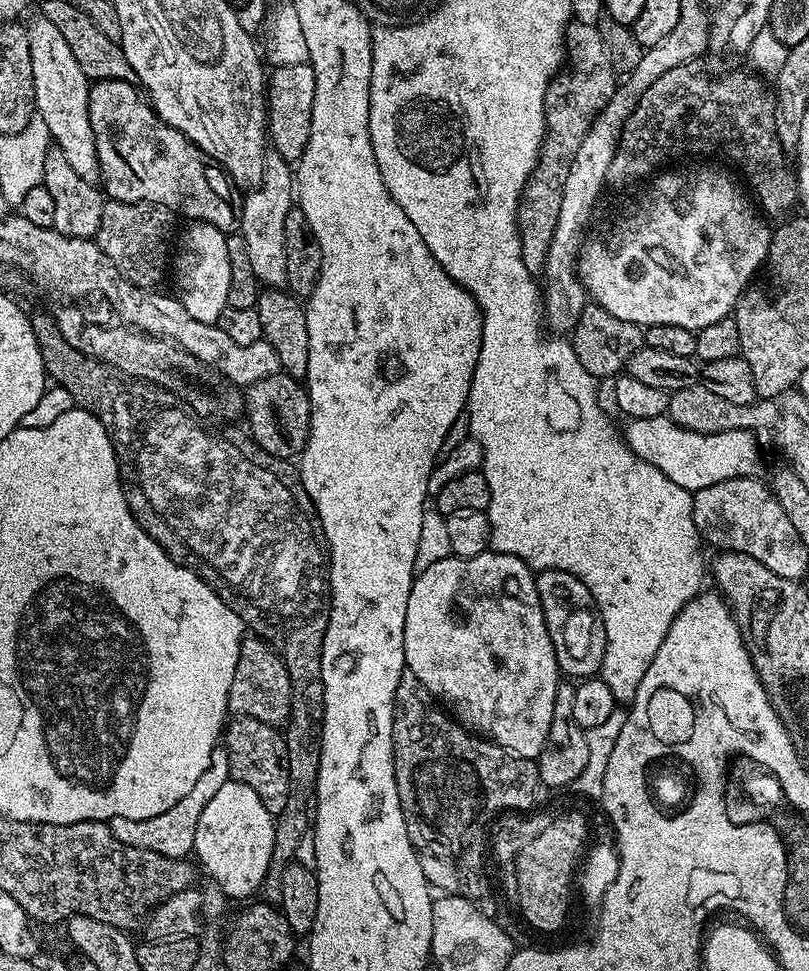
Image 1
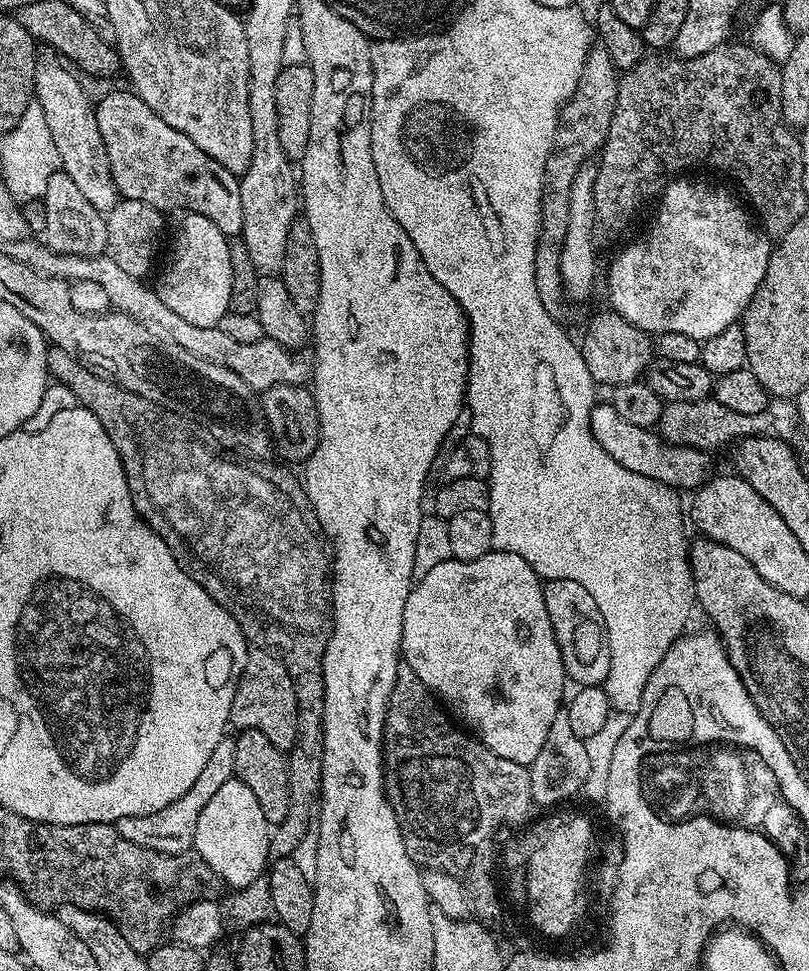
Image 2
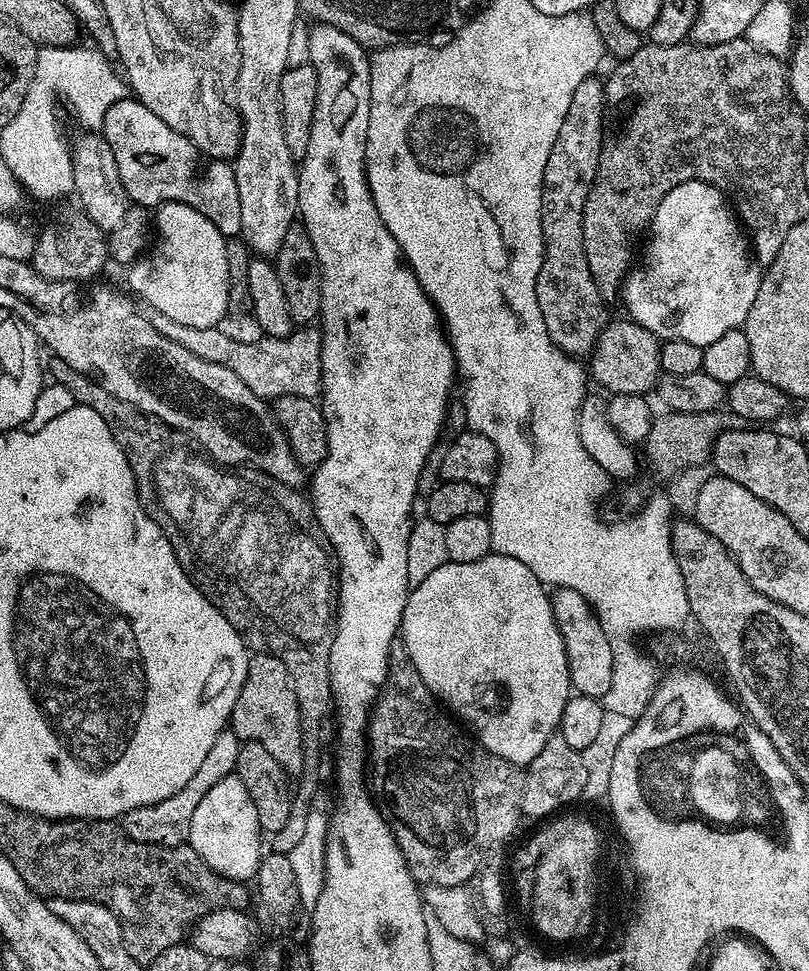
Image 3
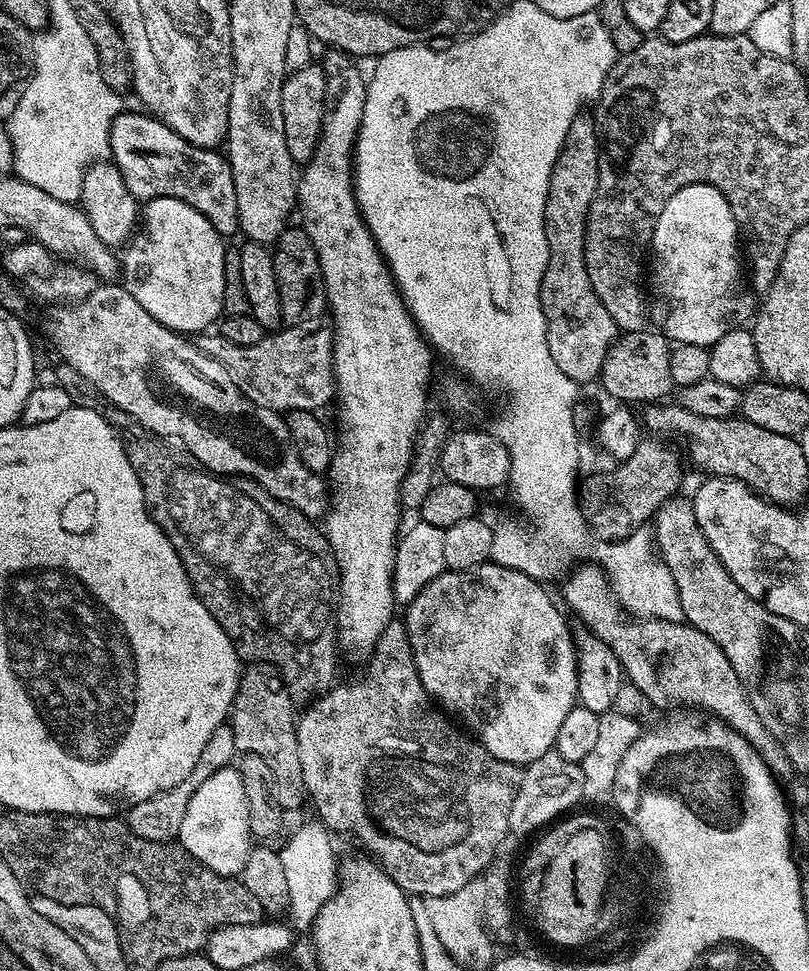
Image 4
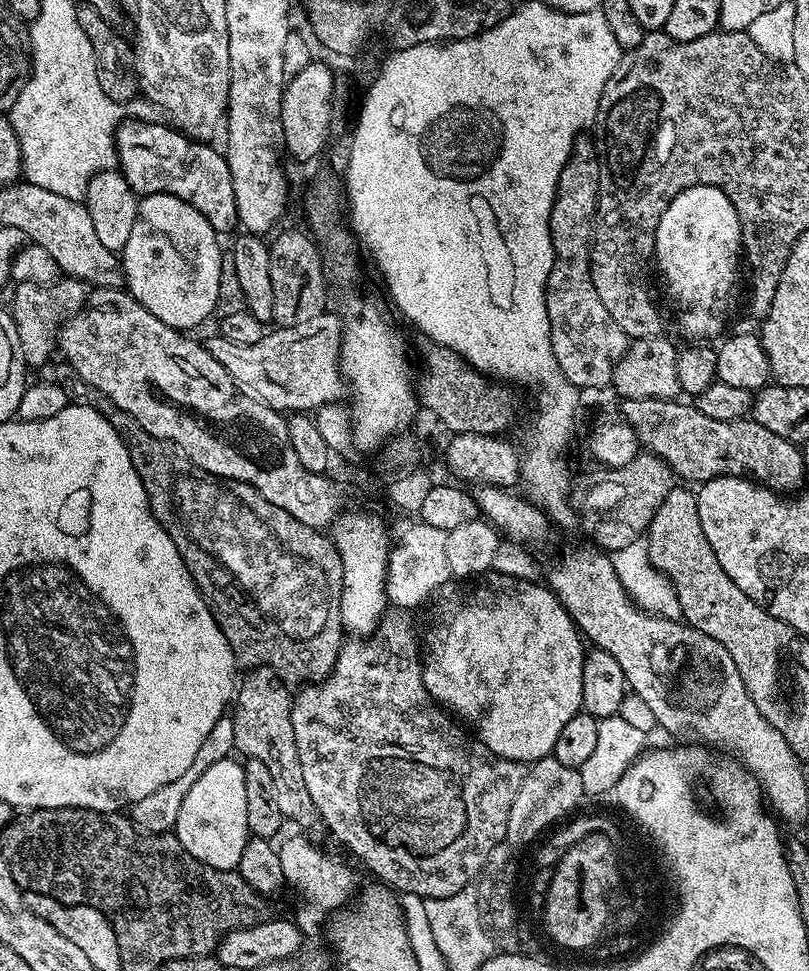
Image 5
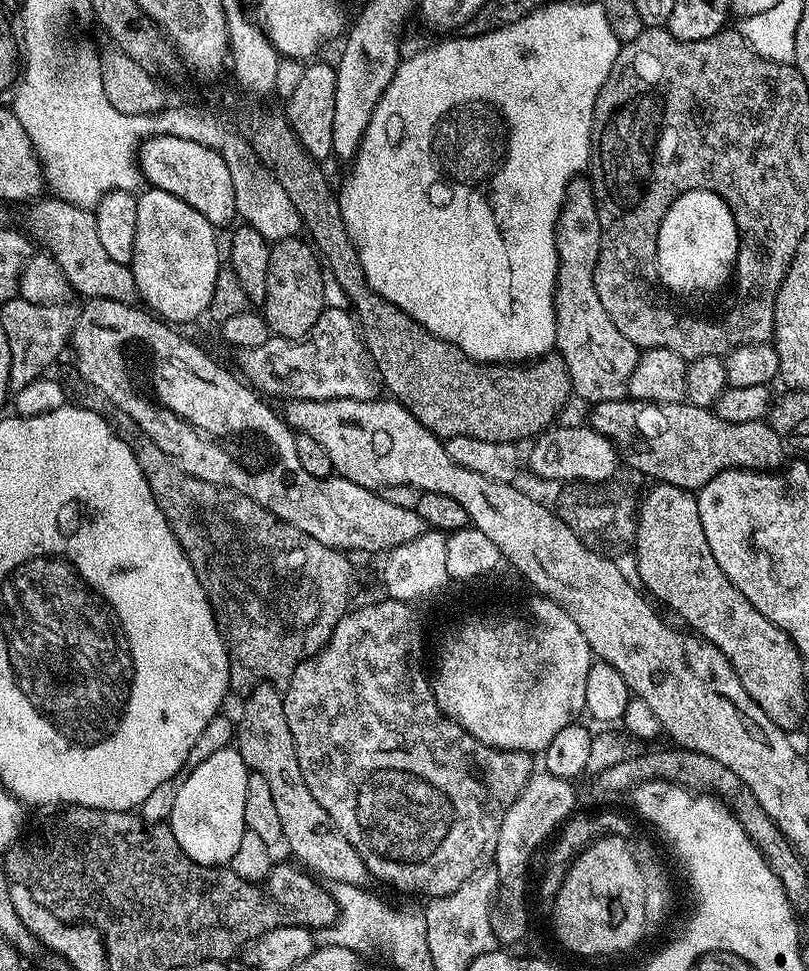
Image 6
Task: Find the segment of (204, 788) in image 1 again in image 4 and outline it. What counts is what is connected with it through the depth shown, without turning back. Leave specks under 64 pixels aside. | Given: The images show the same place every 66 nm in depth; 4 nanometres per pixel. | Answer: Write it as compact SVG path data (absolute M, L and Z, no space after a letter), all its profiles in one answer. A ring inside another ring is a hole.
M221 726L218 730L214 730L214 734L210 734L210 742L206 742L202 754L198 754L194 770L190 770L190 774L186 774L186 778L178 782L178 786L159 792L154 798L146 798L146 802L138 802L127 809L126 823L129 830L138 834L138 838L146 838L150 842L175 841L182 830L182 817L186 815L186 806L190 806L190 798L194 798L194 790L198 790L198 786L202 786L202 782L206 782L210 774L218 774L218 770L229 767L237 756L231 727Z

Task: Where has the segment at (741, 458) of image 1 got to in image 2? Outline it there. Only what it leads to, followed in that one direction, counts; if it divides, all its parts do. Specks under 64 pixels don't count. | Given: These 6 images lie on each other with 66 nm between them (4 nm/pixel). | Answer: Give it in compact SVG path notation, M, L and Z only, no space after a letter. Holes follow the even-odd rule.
M597 402L592 405L590 430L598 446L602 446L602 450L606 450L606 454L610 454L614 462L618 462L626 470L634 470L634 474L649 476L658 482L670 485L671 488L695 490L705 483L709 475L708 458L710 456L707 451L702 448L670 444L661 439L651 428L634 426L626 422L626 418L622 418L618 410L614 410L611 402L604 402L604 404Z

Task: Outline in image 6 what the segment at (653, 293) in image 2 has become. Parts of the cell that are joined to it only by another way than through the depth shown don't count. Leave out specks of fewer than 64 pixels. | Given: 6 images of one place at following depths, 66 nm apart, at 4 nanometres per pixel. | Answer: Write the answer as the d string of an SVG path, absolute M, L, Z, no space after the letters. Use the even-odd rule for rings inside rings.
M694 190L687 192L678 197L672 203L670 210L666 210L666 214L662 218L660 227L656 230L656 272L660 275L661 285L665 289L668 288L672 292L712 292L715 288L720 288L724 283L729 283L730 277L733 275L736 267L736 255L740 249L740 235L738 234L738 226L734 222L734 214L730 210L730 206L726 206L726 202L718 194L707 192L706 190Z

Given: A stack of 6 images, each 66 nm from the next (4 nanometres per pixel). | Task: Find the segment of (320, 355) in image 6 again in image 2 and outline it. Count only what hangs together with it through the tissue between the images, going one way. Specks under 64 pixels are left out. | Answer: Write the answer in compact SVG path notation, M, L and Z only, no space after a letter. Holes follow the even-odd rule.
M36 238L15 240L14 243L7 245L6 251L8 255L18 258L18 262L26 262L26 266L30 266L35 272L40 272L44 276L56 276L59 280L69 282L85 280L88 284L97 284L108 295L108 300L112 303L109 305L115 311L125 312L126 315L133 316L137 322L142 326L146 326L156 336L174 342L174 346L182 346L182 350L190 350L190 354L194 354L206 362L214 362L226 370L234 370L234 374L238 374L238 378L242 378L242 382L246 382L246 386L250 386L253 392L257 394L263 394L270 386L304 384L309 379L310 364L305 357L303 360L300 354L293 354L289 349L278 346L278 342L267 338L258 342L233 342L228 335L222 334L222 330L218 326L215 328L194 326L191 322L186 322L180 315L174 314L174 310L170 310L170 306L166 306L166 302L162 302L162 298L157 294L155 287L148 285L147 288L143 279L126 274L126 270L120 269L107 254L100 256L66 256L62 253L52 252L44 242Z

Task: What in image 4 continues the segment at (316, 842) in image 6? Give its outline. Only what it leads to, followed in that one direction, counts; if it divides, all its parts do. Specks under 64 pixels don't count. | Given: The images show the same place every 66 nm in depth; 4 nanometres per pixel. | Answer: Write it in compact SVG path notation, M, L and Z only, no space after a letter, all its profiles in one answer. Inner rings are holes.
M249 663L240 674L240 685L230 713L230 727L237 753L249 752L266 758L266 766L272 771L276 805L285 810L296 808L306 800L302 762L298 759L297 719L297 709L280 670L272 664Z

